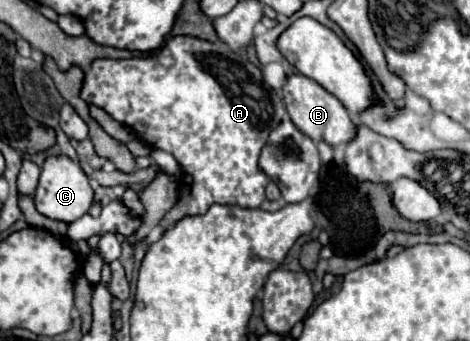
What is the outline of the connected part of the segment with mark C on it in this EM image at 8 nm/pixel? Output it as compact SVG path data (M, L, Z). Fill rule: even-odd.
M58 155L58 157L46 159L46 163L42 167L38 189L34 193L34 201L36 201L36 209L42 215L56 219L56 221L72 223L72 221L80 219L84 213L88 213L88 209L94 203L94 191L88 183L86 173L80 169L80 165L66 155Z

